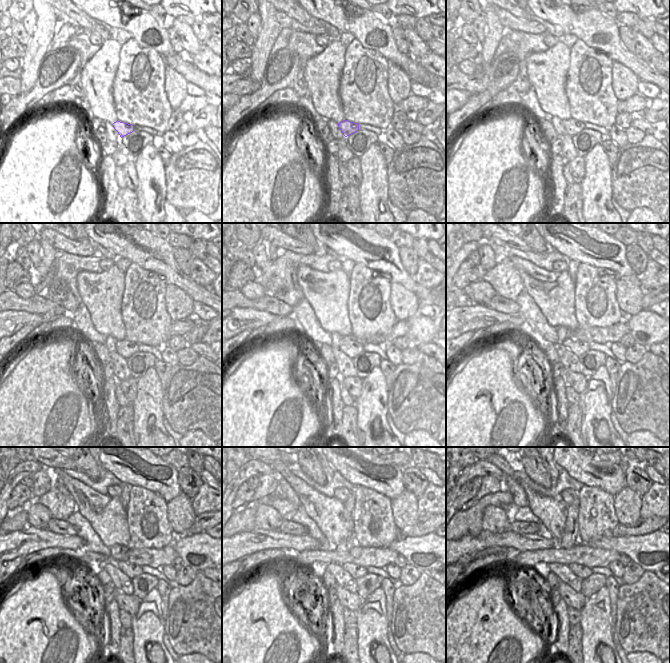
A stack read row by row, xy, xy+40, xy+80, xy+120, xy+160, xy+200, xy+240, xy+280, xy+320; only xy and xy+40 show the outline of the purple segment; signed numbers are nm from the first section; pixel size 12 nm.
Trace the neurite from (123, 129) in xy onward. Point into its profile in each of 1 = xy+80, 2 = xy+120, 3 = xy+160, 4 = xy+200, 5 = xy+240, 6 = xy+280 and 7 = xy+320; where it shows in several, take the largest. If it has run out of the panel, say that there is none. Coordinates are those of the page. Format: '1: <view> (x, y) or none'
1: xy+80 (572, 126)
2: xy+120 (125, 348)
3: xy+160 (348, 345)
4: xy+200 (576, 346)
5: xy+240 (131, 570)
6: xy+280 (356, 571)
7: xy+320 (582, 572)

